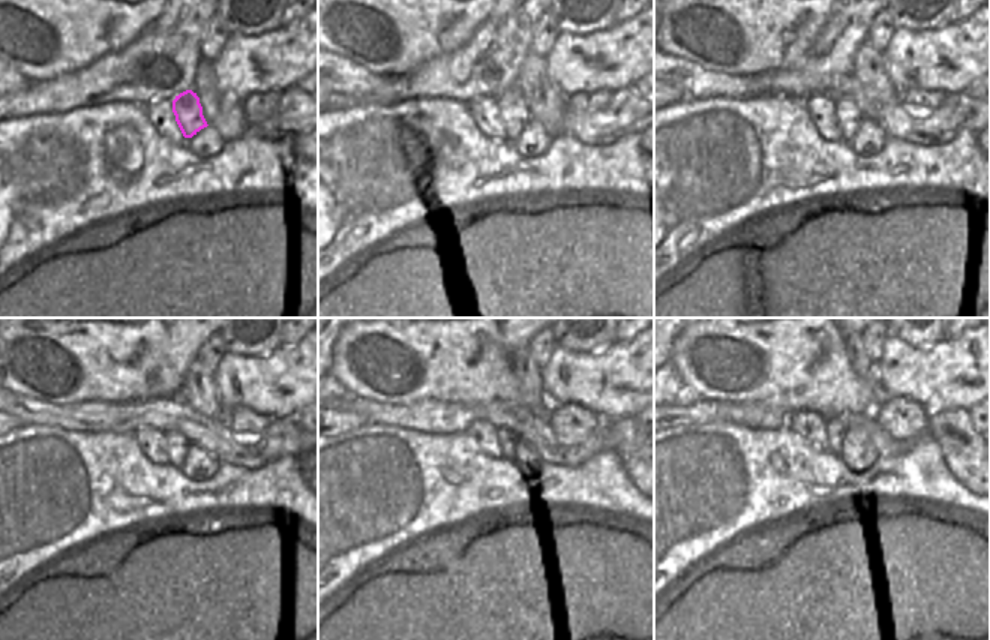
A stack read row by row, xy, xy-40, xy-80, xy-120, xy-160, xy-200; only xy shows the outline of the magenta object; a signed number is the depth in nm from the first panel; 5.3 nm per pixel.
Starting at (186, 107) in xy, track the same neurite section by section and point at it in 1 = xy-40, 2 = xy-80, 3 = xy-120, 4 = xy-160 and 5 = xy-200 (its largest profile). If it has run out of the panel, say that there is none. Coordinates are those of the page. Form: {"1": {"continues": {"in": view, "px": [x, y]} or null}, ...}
{"1": {"continues": {"in": "xy-40", "px": [515, 113]}}, "2": {"continues": {"in": "xy-80", "px": [849, 116]}}, "3": {"continues": {"in": "xy-120", "px": [176, 441]}}, "4": {"continues": {"in": "xy-160", "px": [506, 438]}}, "5": {"continues": {"in": "xy-200", "px": [836, 427]}}}

